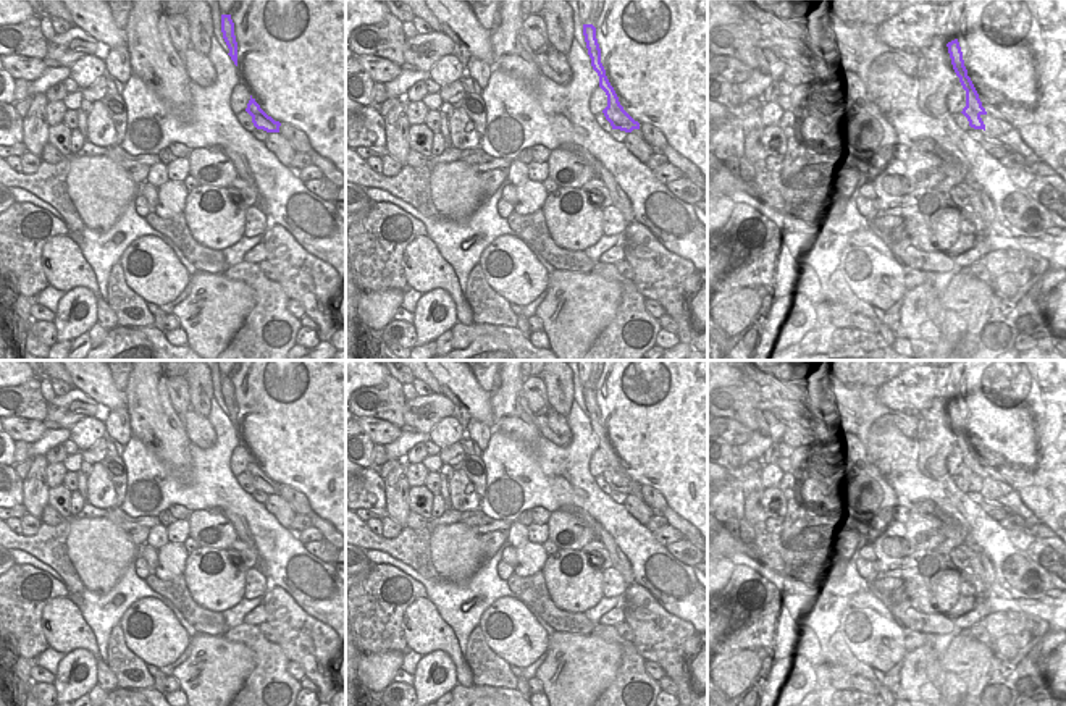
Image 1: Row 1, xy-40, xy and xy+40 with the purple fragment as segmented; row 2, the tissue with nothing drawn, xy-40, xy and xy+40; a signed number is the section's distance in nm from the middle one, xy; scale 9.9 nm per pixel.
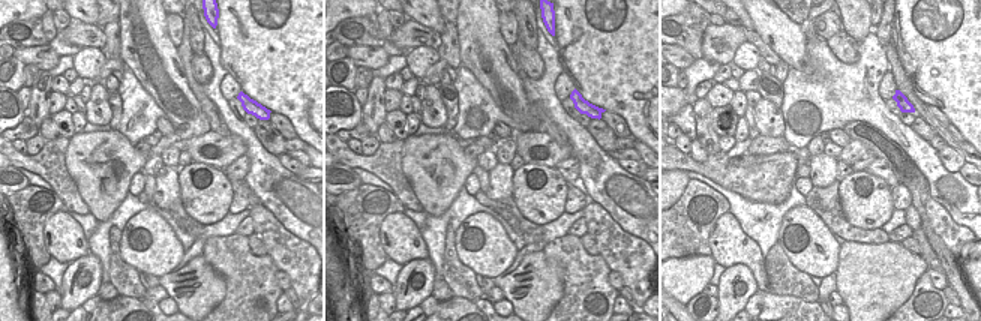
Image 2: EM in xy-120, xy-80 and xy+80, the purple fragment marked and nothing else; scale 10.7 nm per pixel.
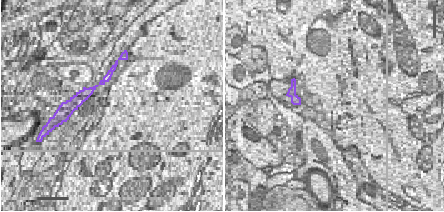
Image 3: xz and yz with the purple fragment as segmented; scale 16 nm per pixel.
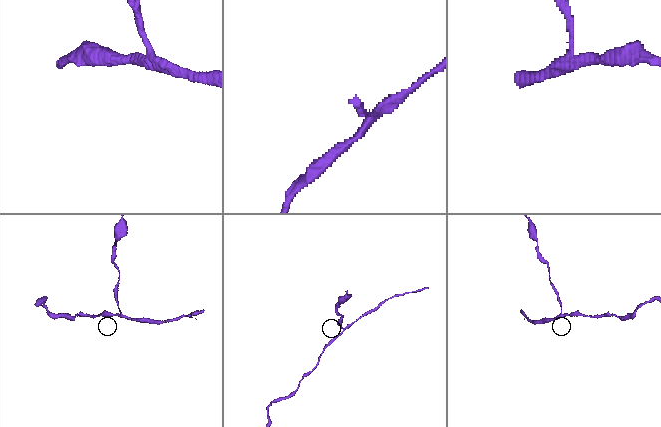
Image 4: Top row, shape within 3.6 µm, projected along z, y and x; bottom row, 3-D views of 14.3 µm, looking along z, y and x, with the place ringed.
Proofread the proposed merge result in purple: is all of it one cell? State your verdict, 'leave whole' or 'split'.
split

